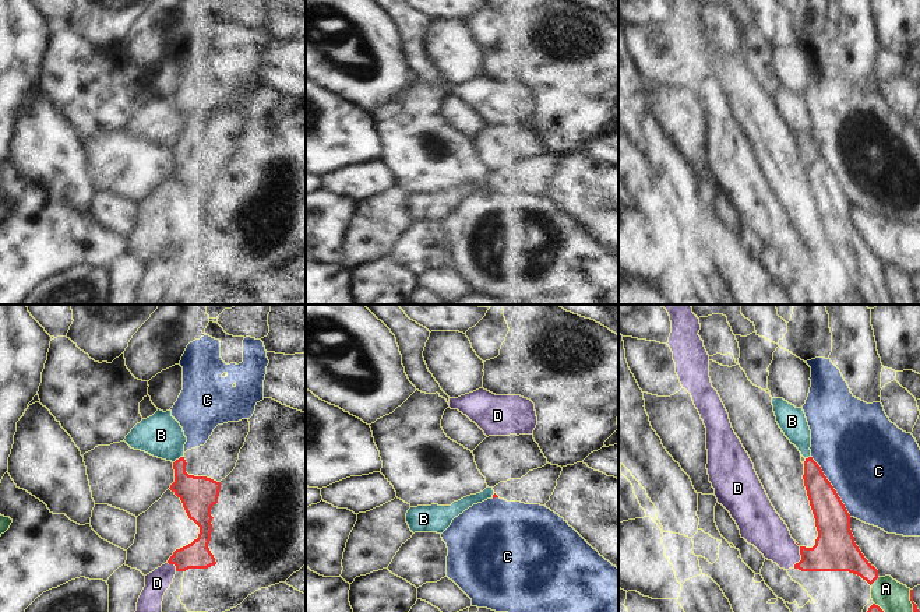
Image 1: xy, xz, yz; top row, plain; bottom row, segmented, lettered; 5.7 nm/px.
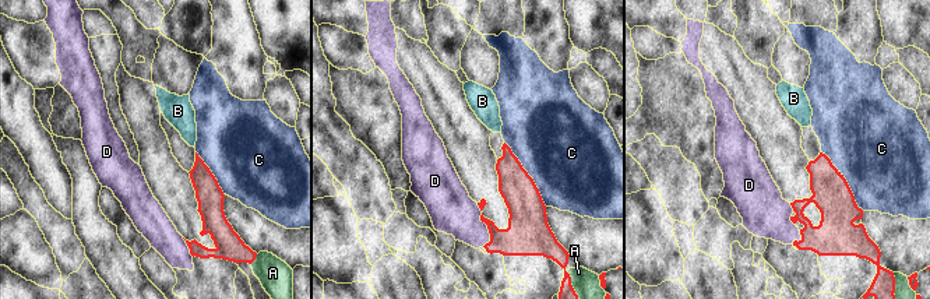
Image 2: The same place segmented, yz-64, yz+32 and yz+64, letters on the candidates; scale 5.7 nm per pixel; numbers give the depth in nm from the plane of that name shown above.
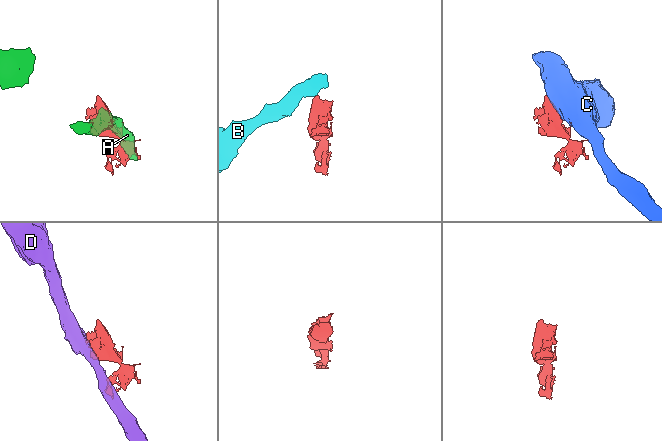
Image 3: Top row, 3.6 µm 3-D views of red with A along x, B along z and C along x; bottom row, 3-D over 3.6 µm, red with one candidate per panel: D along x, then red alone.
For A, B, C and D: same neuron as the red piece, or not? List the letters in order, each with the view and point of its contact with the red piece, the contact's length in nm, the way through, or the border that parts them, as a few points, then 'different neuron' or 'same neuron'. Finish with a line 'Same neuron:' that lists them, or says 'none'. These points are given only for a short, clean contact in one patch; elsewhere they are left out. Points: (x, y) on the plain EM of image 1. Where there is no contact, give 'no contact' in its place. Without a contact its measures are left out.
A: meets red in yz at (874, 267); contact 70 nm long; different neuron
B: meets red in xy at (179, 146); contact 70 nm long; border along xy (182, 143), (173, 150); different neuron
C: meets red in yz at (832, 173); contact 420 nm long; different neuron
D: meets red in yz at (800, 241); contact 150 nm long; different neuron
Same neuron: none

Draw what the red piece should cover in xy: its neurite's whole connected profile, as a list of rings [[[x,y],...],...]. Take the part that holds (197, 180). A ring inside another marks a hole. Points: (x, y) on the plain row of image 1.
[[[248,106],[218,112],[204,133],[187,137],[173,150],[175,169],[169,176],[181,187],[188,205],[200,214],[198,225],[169,245],[168,250],[175,252],[176,258],[216,252],[208,235],[214,205],[211,196],[218,190],[221,168],[236,154],[248,119]]]

